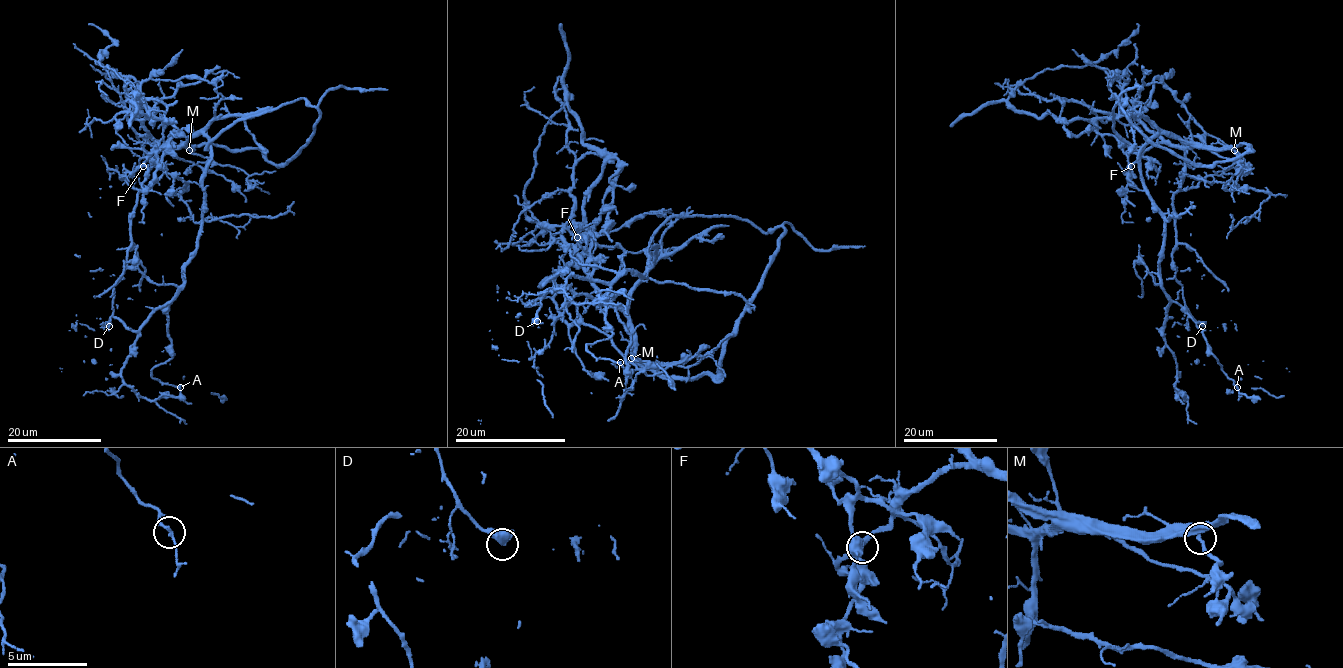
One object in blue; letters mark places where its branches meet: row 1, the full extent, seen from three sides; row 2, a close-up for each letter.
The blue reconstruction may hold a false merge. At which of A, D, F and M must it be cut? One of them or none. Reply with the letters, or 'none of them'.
M

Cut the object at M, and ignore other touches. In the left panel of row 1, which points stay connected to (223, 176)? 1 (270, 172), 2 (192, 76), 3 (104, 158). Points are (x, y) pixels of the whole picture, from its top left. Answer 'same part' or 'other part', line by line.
1: same part
2: same part
3: other part

